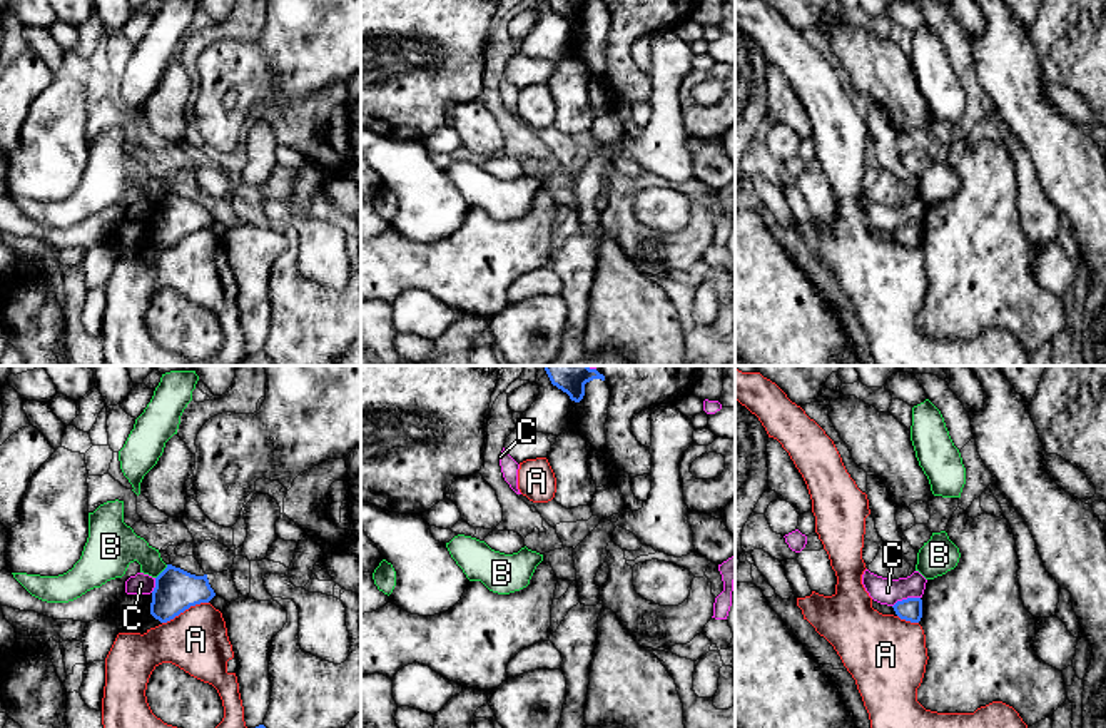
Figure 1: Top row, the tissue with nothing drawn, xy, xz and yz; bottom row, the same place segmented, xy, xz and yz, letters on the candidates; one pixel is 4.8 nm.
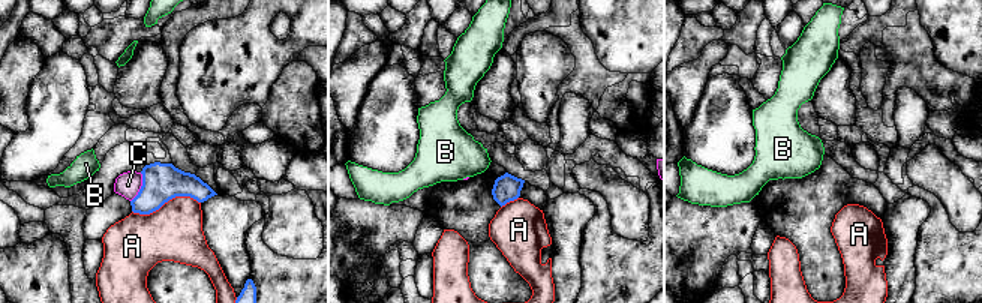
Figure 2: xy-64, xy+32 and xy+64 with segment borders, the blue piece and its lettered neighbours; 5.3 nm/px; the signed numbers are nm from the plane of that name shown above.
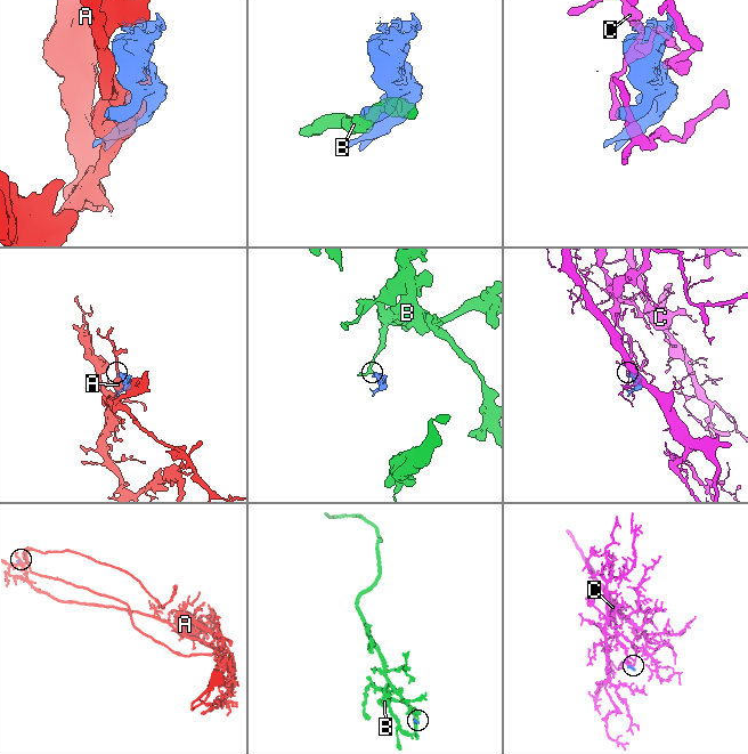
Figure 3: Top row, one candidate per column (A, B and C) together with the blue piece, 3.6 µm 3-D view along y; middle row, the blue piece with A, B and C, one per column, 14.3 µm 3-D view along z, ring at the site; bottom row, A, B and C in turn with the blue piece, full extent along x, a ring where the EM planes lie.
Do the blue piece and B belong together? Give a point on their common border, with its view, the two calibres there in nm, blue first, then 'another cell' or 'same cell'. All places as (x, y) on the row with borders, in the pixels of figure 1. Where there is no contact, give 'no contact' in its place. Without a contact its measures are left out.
meets blue in xy at (162, 571); 200 nm thick on the blue side, 200 nm on the other; another cell

